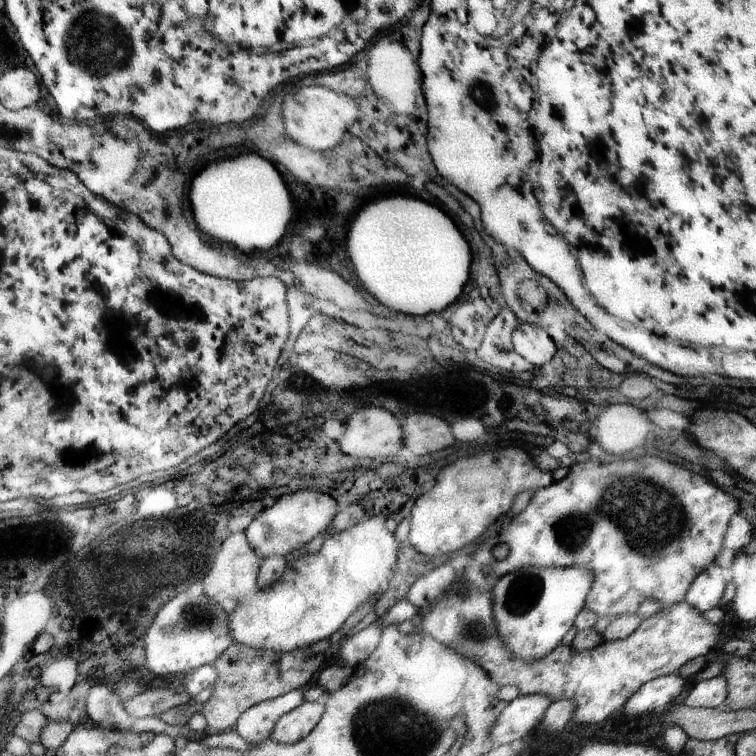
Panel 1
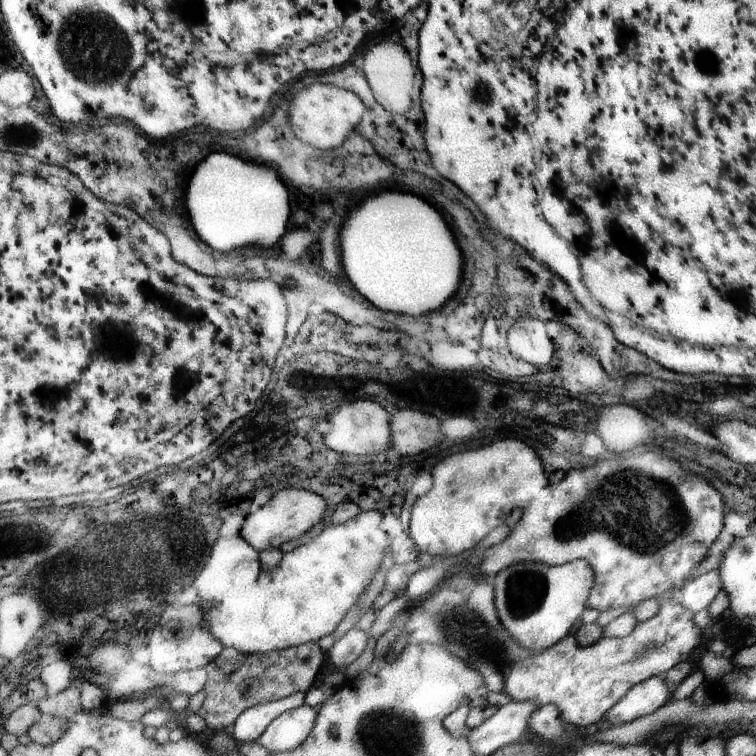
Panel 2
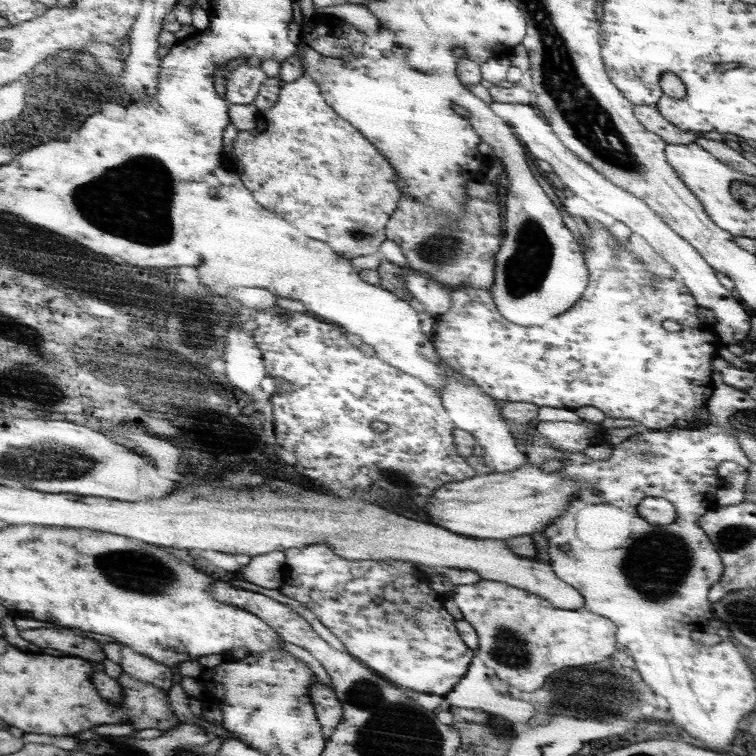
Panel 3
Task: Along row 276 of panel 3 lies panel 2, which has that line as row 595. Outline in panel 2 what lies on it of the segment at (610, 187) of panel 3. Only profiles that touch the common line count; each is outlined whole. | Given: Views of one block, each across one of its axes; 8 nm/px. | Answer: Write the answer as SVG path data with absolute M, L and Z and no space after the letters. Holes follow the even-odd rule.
M711 570L711 572L705 572L693 580L687 580L673 596L673 600L677 600L683 608L687 608L689 612L699 612L703 608L707 608L717 592L723 590L723 584L721 584L721 578L719 578L719 572Z

